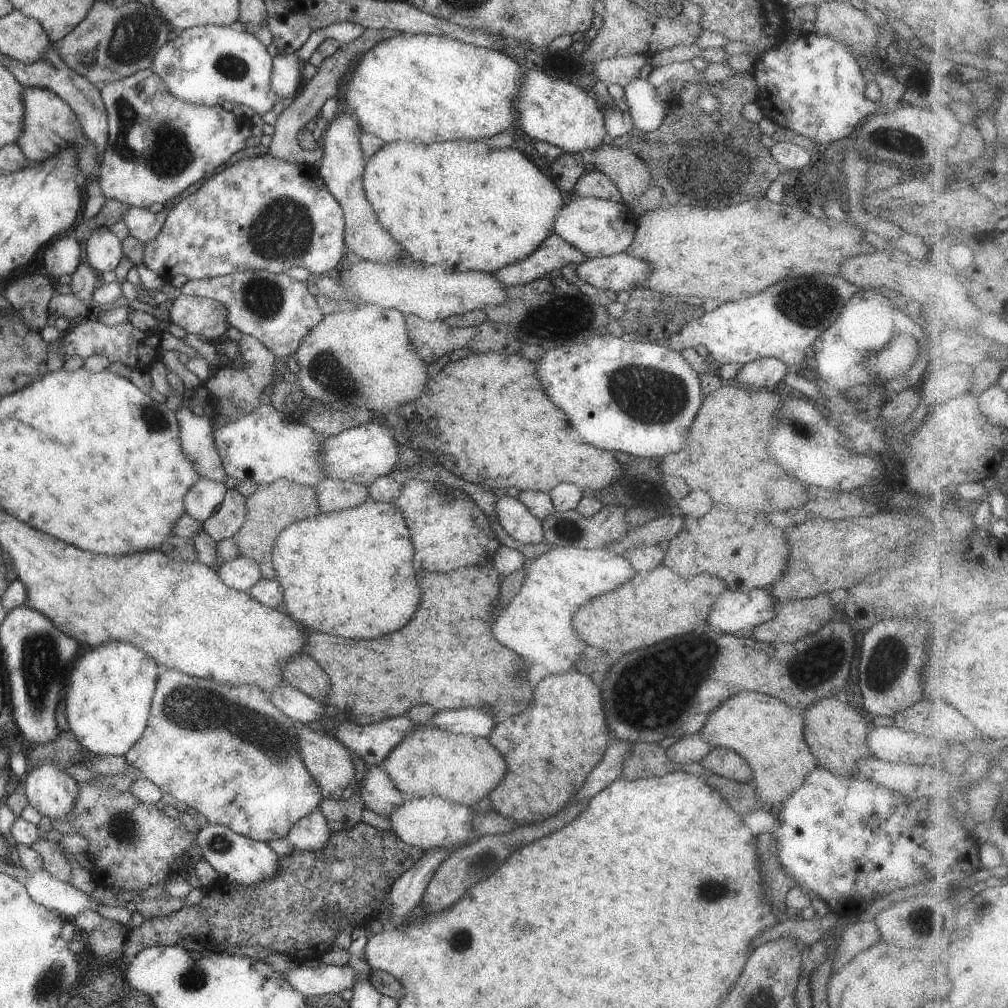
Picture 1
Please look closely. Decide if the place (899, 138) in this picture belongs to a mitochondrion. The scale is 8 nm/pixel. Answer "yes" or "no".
yes

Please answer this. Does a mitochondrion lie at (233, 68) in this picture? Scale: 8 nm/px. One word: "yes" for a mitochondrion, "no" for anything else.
yes

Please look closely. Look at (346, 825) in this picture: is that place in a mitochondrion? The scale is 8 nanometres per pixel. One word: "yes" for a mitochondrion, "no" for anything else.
no

